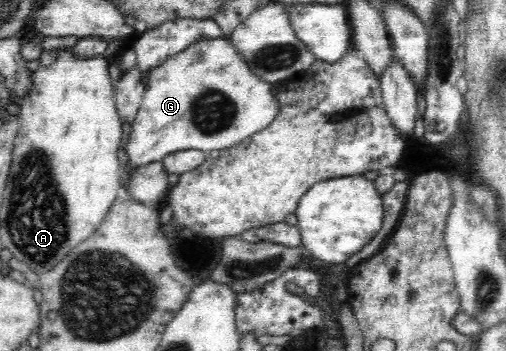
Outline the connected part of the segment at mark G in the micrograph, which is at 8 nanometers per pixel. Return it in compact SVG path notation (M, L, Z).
M225 38L198 40L186 50L175 54L161 65L150 70L145 79L145 92L137 111L132 132L126 144L128 164L122 166L120 184L128 192L128 171L162 161L168 154L182 150L200 150L205 154L237 145L246 137L252 137L278 116L279 103L272 95L272 86L254 76L242 57Z

